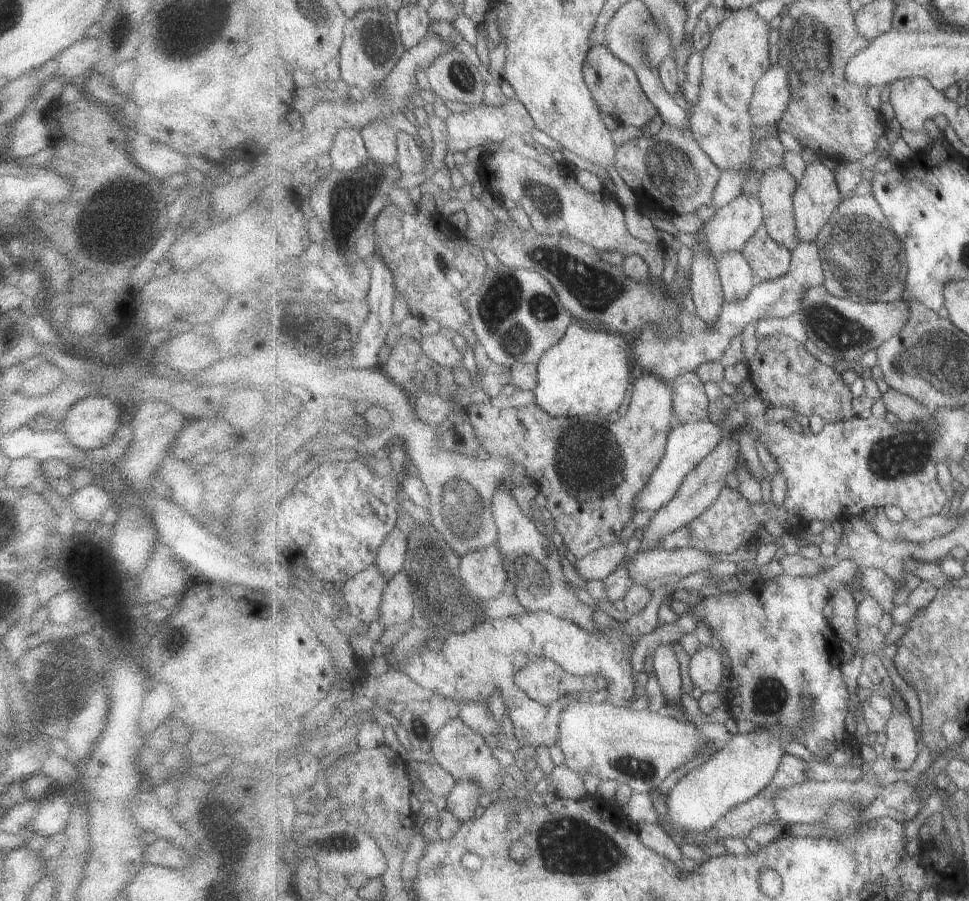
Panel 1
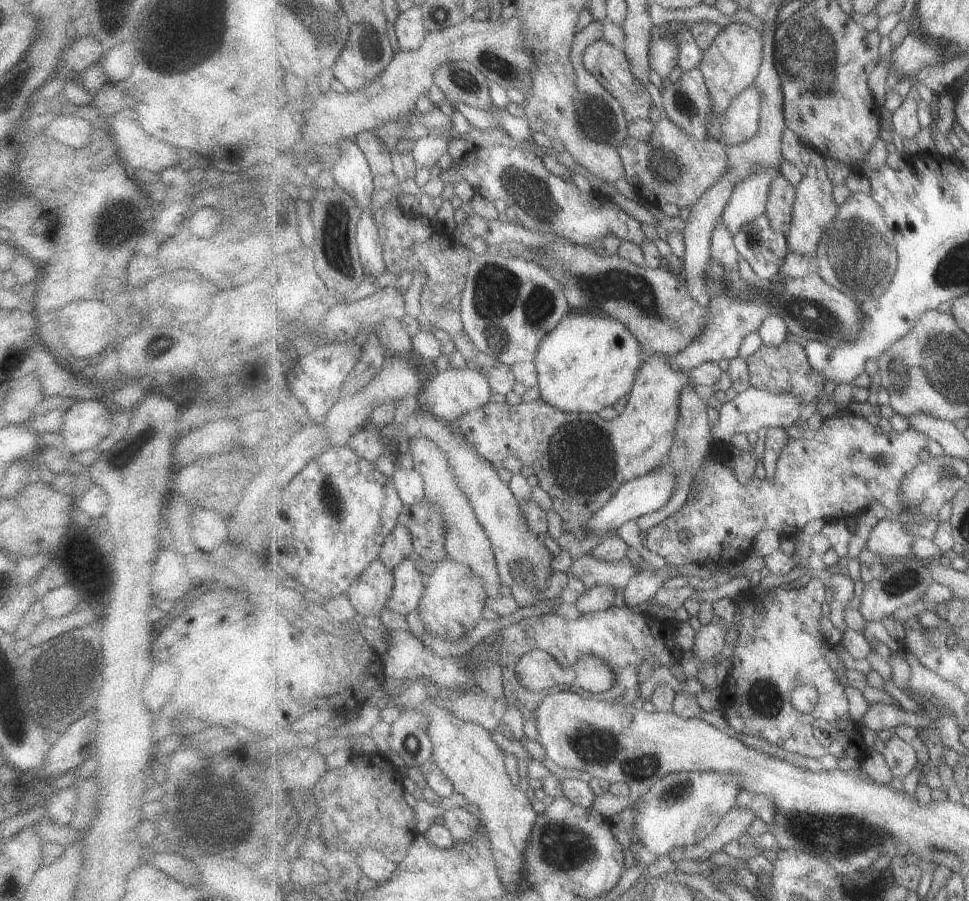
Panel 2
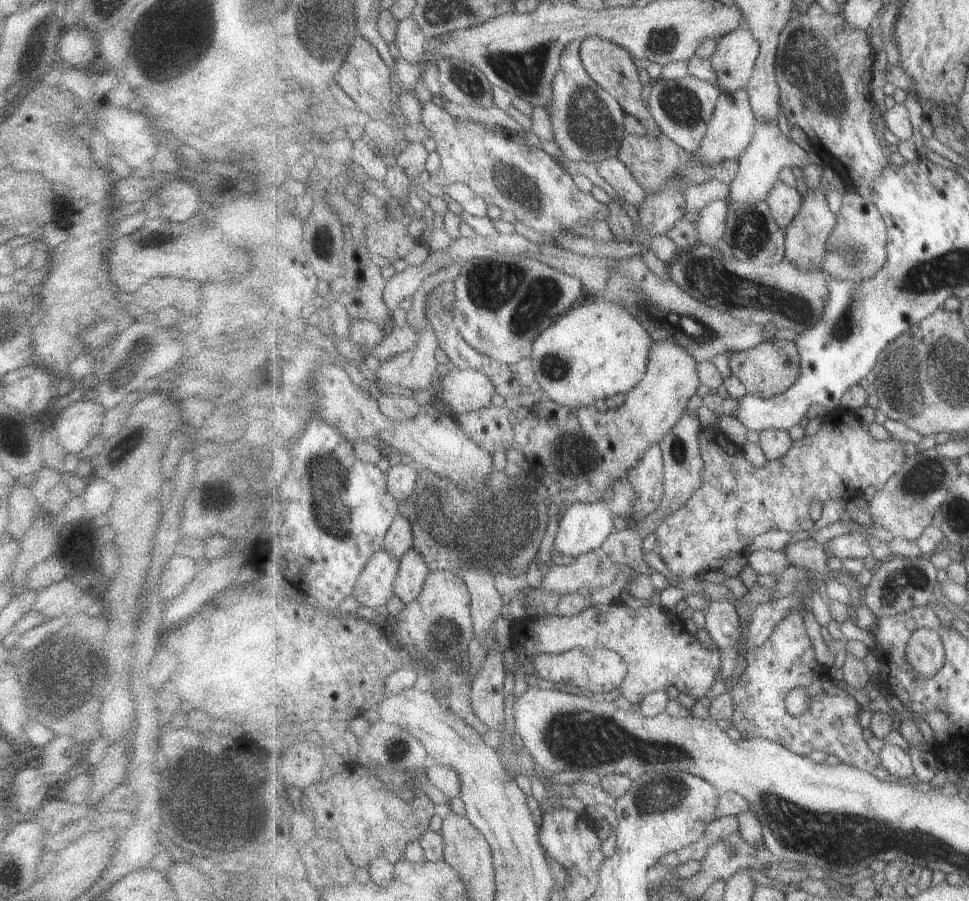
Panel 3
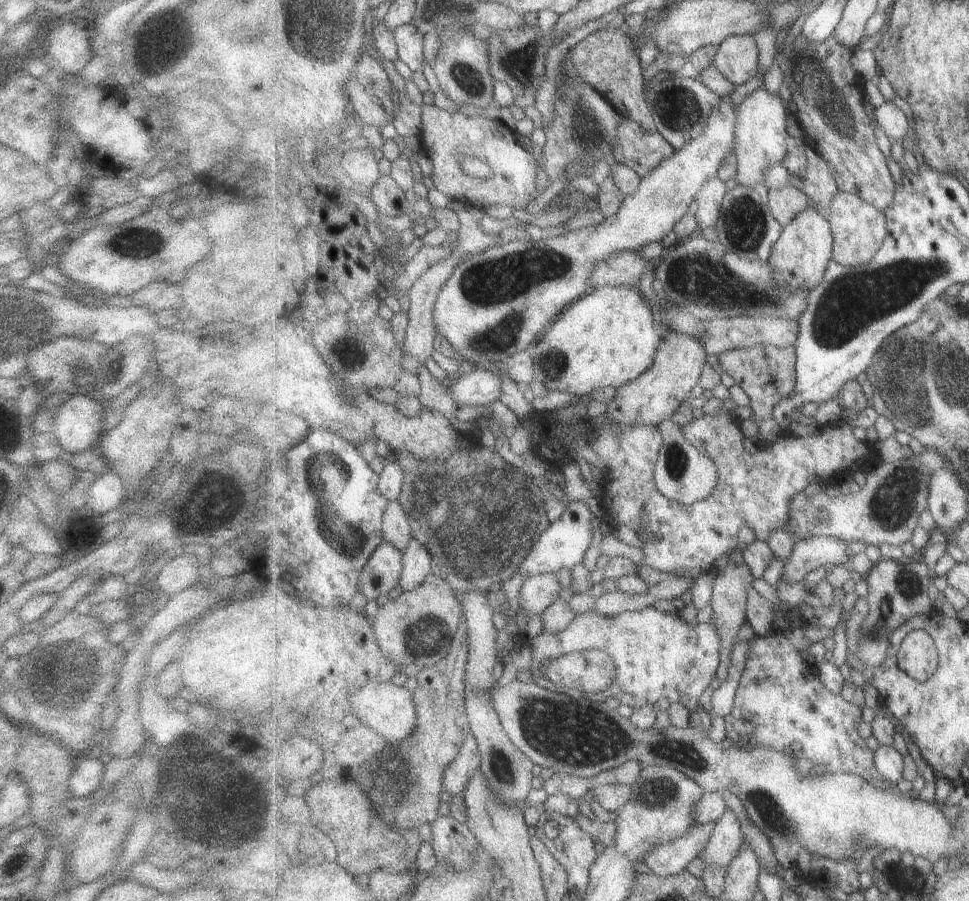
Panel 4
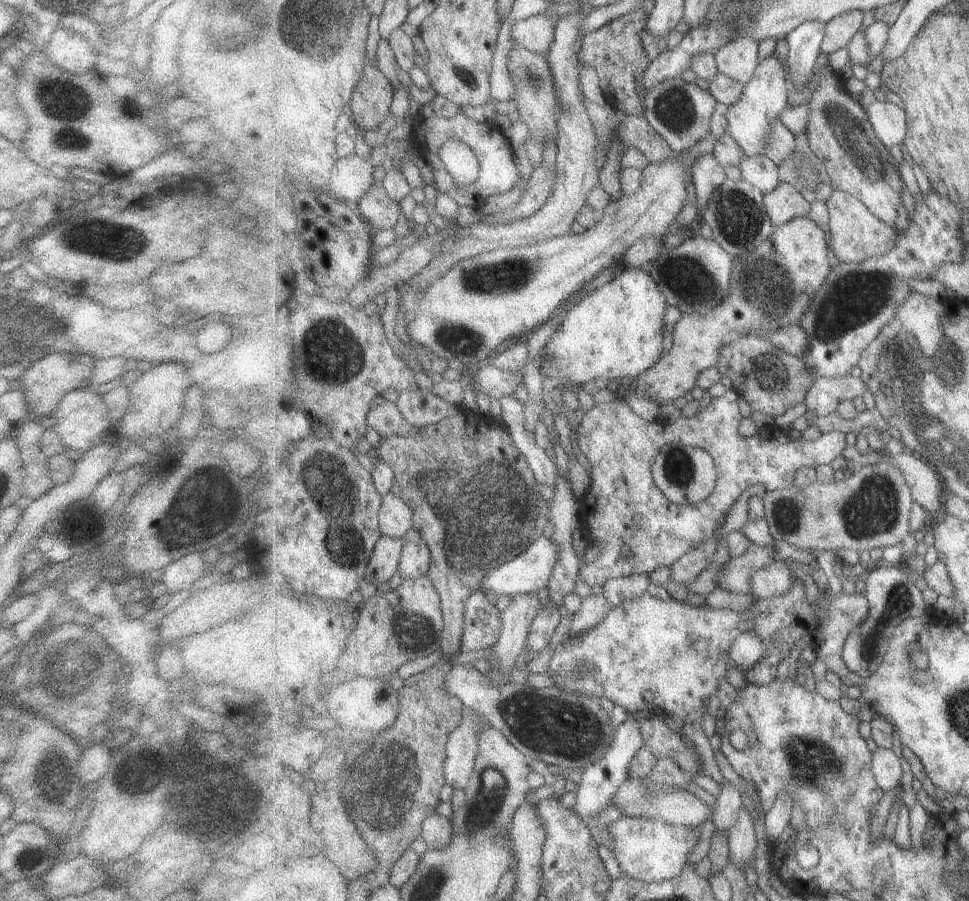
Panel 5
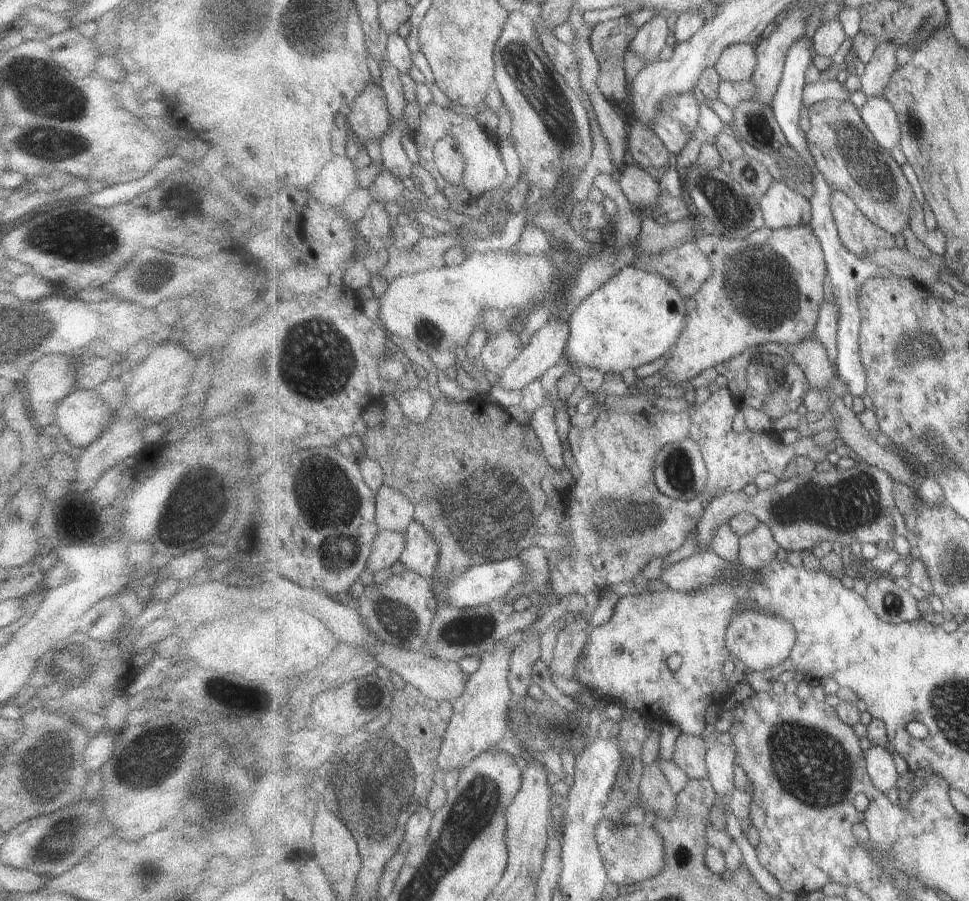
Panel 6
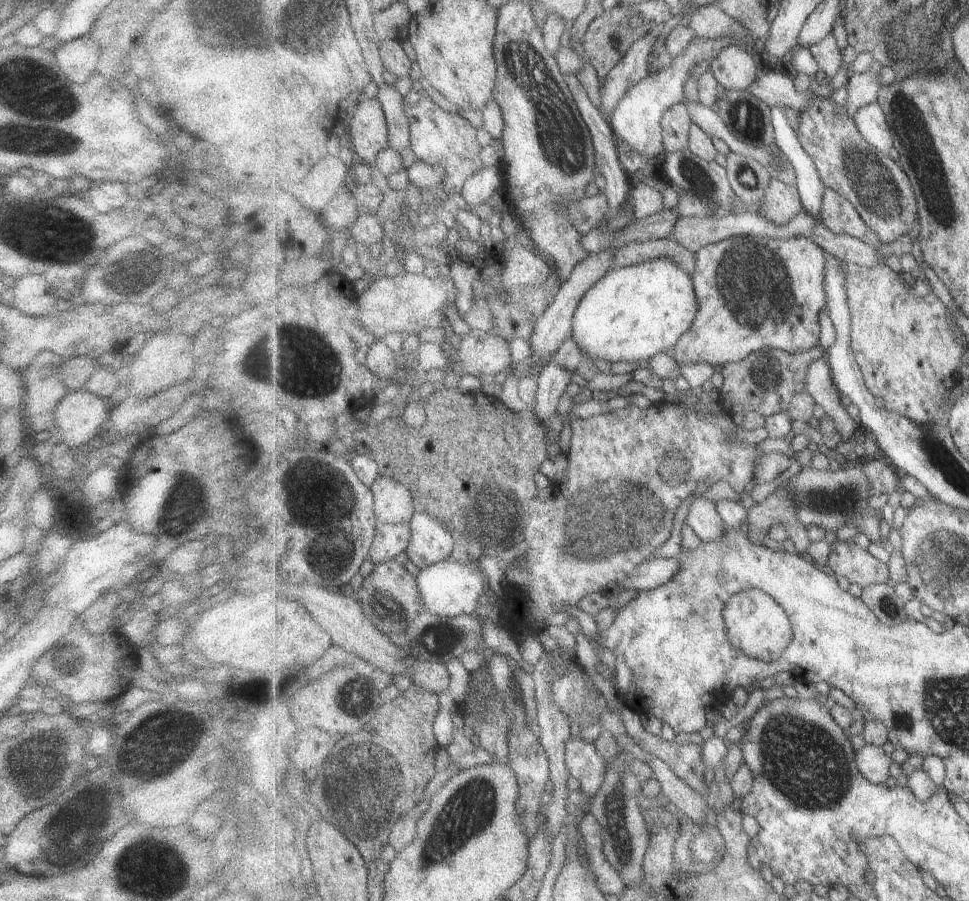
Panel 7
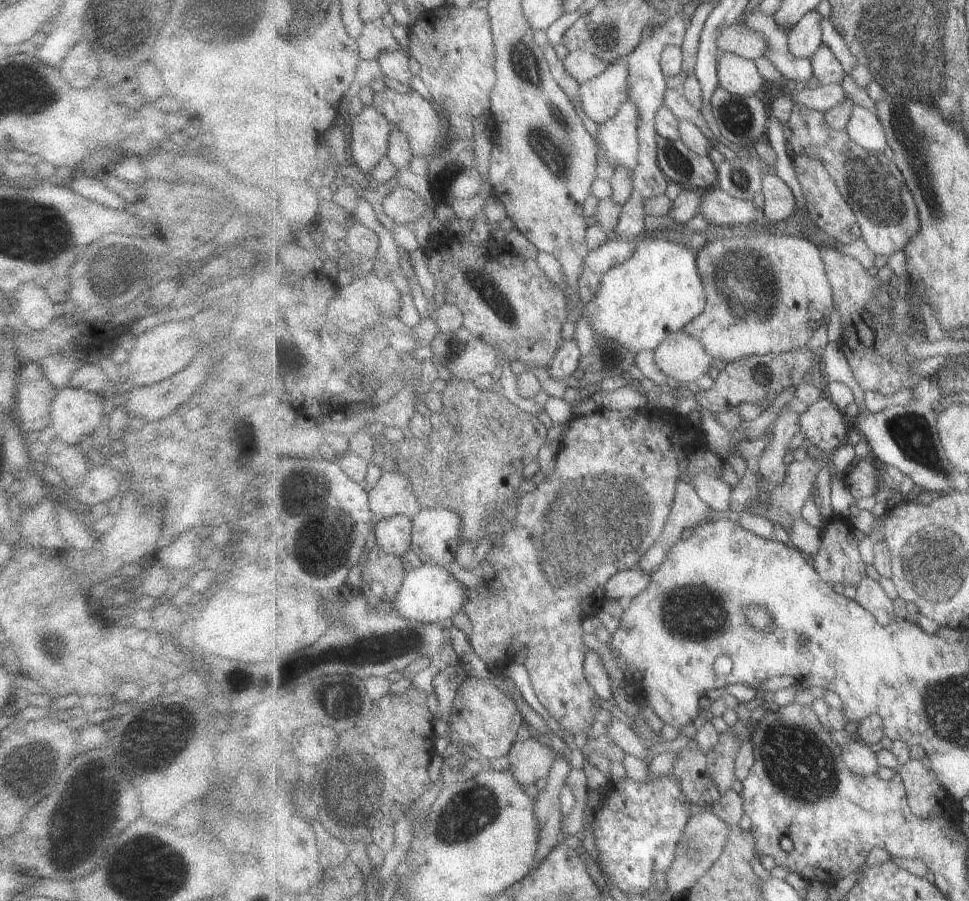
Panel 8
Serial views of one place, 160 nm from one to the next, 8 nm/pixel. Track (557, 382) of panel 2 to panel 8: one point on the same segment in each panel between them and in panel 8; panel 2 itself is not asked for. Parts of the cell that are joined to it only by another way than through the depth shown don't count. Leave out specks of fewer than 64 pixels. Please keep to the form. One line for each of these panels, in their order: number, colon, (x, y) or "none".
3: (598, 349)
4: (608, 338)
5: (616, 331)
6: (634, 318)
7: (634, 312)
8: (658, 291)

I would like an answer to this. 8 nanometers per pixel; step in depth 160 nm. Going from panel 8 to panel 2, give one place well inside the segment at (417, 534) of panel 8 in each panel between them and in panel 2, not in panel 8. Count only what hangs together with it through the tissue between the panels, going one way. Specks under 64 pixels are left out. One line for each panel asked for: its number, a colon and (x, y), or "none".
2: (409, 586)
3: (413, 570)
4: (417, 564)
5: (416, 556)
6: (421, 555)
7: (431, 542)

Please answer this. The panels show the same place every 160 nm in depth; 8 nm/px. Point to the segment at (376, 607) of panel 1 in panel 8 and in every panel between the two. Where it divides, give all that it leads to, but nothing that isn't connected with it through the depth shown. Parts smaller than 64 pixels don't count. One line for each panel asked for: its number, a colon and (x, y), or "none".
2: (370, 593)
3: (375, 587)
4: (382, 573)
5: (384, 562)
6: (388, 547)
7: (391, 539)
8: (394, 534)

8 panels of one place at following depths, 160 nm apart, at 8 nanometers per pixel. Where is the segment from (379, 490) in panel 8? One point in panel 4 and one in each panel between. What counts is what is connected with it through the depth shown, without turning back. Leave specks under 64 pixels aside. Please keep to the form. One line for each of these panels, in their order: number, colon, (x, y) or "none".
4: (396, 529)
5: (395, 514)
6: (395, 511)
7: (393, 502)

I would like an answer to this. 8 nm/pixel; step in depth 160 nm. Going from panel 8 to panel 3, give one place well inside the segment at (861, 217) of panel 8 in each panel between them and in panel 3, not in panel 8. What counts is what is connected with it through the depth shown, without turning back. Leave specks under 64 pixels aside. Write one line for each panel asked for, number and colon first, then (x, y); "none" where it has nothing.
3: (824, 66)
4: (828, 91)
5: (840, 132)
6: (848, 155)
7: (878, 186)

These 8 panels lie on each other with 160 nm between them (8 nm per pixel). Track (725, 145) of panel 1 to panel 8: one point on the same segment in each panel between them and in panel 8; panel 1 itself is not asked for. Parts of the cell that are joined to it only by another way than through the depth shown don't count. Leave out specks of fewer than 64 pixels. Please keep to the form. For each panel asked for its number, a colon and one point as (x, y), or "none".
2: (731, 64)
3: (734, 59)
4: (737, 59)
5: (737, 59)
6: (738, 62)
7: (735, 69)
8: (736, 74)

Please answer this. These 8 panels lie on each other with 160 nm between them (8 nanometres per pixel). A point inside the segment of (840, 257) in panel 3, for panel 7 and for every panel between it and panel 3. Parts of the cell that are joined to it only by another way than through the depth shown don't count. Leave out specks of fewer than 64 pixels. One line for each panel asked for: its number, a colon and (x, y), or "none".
4: (860, 229)
5: (855, 234)
6: (857, 232)
7: (839, 214)

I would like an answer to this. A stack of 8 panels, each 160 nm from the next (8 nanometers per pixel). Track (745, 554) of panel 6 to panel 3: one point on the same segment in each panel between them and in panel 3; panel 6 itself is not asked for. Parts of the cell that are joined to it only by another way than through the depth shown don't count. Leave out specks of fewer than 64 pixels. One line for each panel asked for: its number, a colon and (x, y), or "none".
3: (723, 623)
4: (729, 602)
5: (736, 576)

